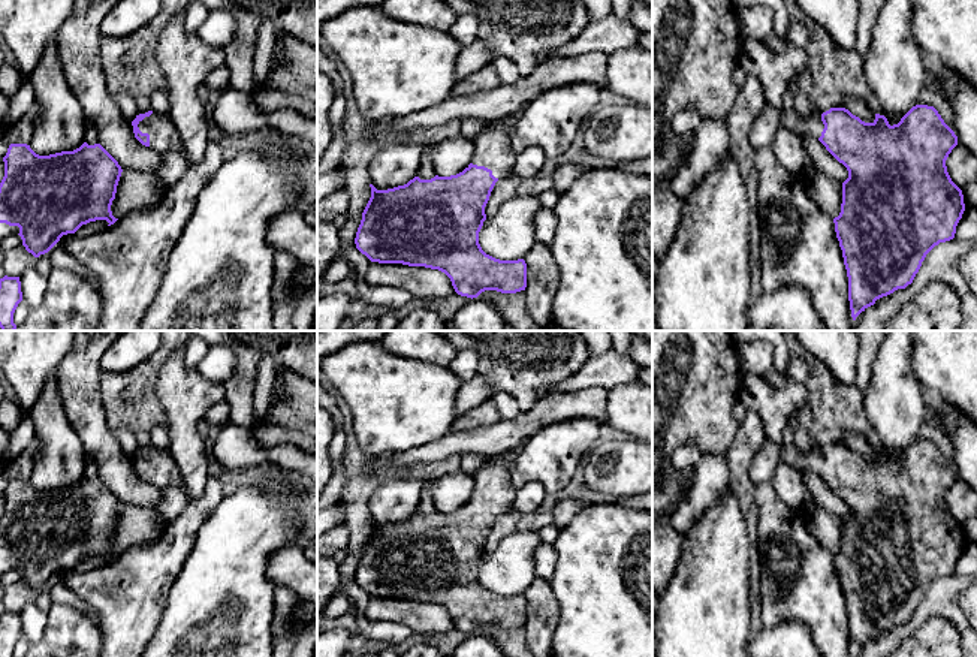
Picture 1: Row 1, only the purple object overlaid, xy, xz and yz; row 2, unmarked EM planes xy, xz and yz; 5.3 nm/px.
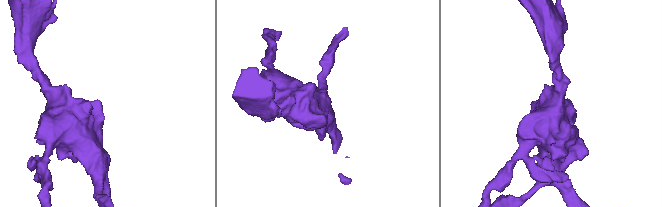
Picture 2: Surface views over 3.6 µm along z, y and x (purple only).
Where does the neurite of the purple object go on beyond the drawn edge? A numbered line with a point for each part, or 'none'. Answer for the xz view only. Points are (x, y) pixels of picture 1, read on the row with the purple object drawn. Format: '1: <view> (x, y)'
1: xz (494, 151)

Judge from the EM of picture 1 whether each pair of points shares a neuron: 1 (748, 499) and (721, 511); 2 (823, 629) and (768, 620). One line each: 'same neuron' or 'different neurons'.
1: different neurons
2: same neuron

